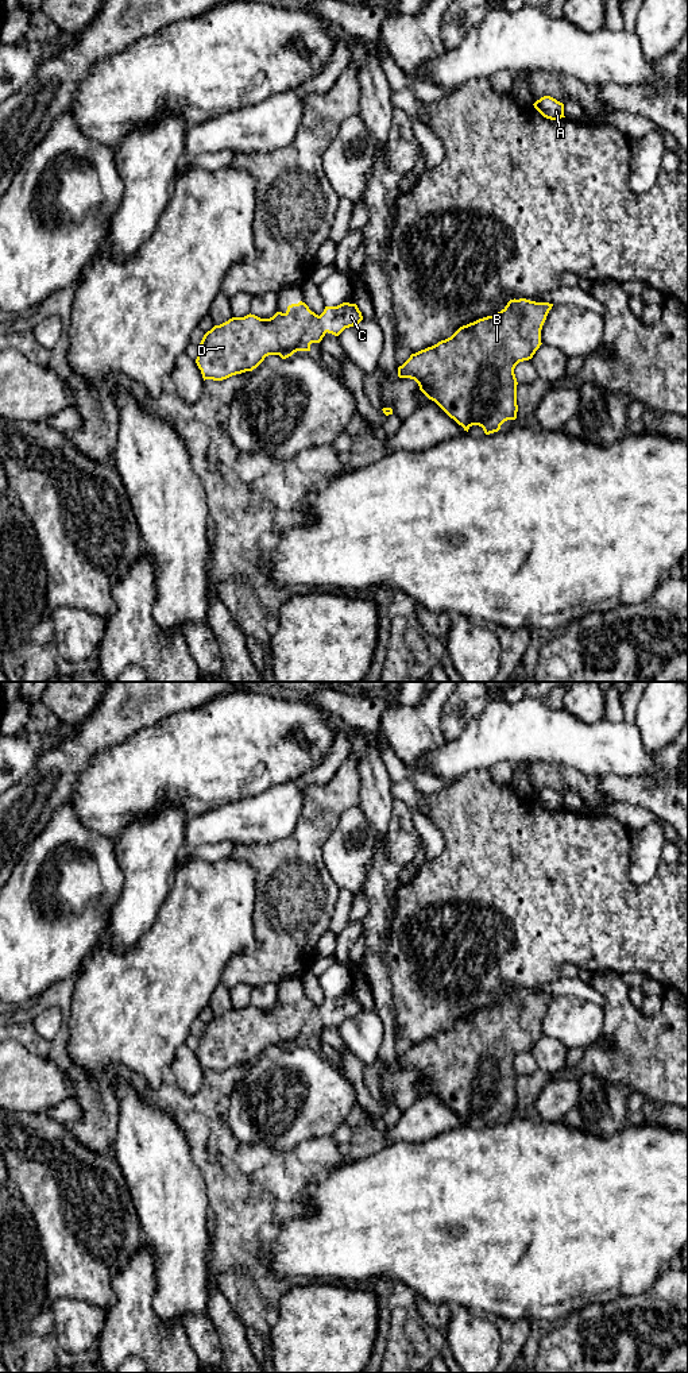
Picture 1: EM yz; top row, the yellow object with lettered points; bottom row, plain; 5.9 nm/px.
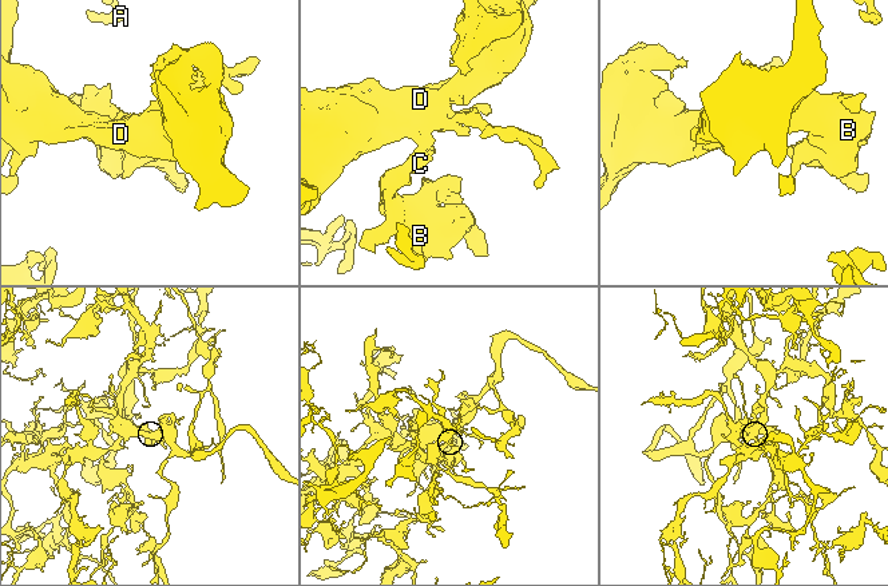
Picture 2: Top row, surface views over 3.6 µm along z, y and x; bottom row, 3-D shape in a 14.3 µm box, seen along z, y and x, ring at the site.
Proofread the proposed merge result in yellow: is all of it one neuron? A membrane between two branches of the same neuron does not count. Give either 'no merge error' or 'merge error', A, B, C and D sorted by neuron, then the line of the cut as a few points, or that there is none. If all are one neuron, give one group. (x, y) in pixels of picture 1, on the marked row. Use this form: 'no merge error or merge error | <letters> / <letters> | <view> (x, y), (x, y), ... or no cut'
no merge error | A B C D | no cut

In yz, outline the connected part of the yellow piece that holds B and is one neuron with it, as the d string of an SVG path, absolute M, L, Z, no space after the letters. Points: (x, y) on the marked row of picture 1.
M526 298L510 300L500 312L463 325L451 338L411 354L398 367L398 377L414 379L420 390L461 425L464 431L468 432L472 425L479 425L486 435L498 432L505 421L517 419L518 382L514 369L519 362L532 359L542 344L541 329L552 306L553 304L549 302L536 302Z

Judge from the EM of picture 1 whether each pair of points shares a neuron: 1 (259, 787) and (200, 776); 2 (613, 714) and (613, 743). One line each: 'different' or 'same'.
1: same
2: different

